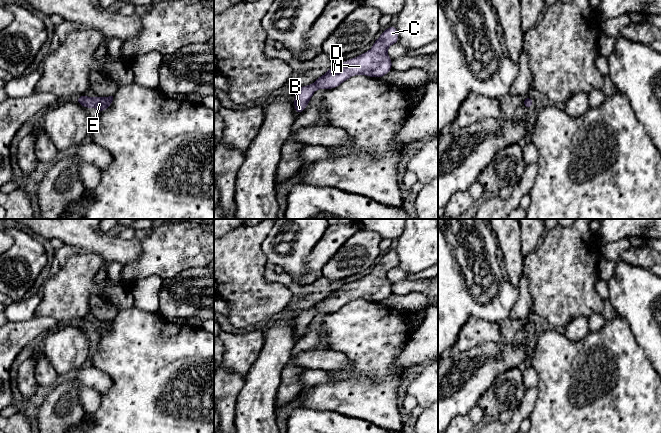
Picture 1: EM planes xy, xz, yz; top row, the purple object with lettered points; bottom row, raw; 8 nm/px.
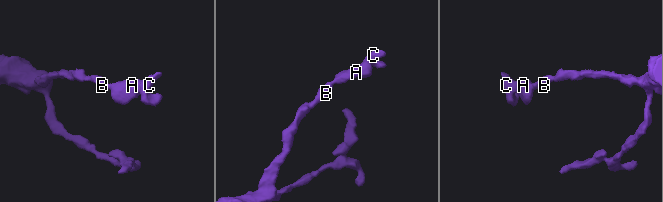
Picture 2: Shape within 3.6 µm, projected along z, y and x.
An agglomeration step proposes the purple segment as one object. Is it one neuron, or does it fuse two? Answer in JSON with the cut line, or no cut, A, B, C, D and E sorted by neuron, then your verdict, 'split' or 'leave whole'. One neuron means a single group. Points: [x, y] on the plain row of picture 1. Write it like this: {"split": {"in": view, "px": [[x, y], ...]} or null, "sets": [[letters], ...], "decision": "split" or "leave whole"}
{"split": null, "sets": [["A", "B", "C", "D", "E"]], "decision": "leave whole"}

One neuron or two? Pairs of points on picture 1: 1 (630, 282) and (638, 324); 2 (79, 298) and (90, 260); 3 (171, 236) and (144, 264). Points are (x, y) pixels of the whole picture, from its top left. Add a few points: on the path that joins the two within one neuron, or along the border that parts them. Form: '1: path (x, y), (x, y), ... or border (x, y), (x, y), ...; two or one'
1: path (635, 292), (638, 295), (638, 314); one
2: path (79, 289), (79, 271), (81, 269); one
3: path (165, 243), (151, 257); one

